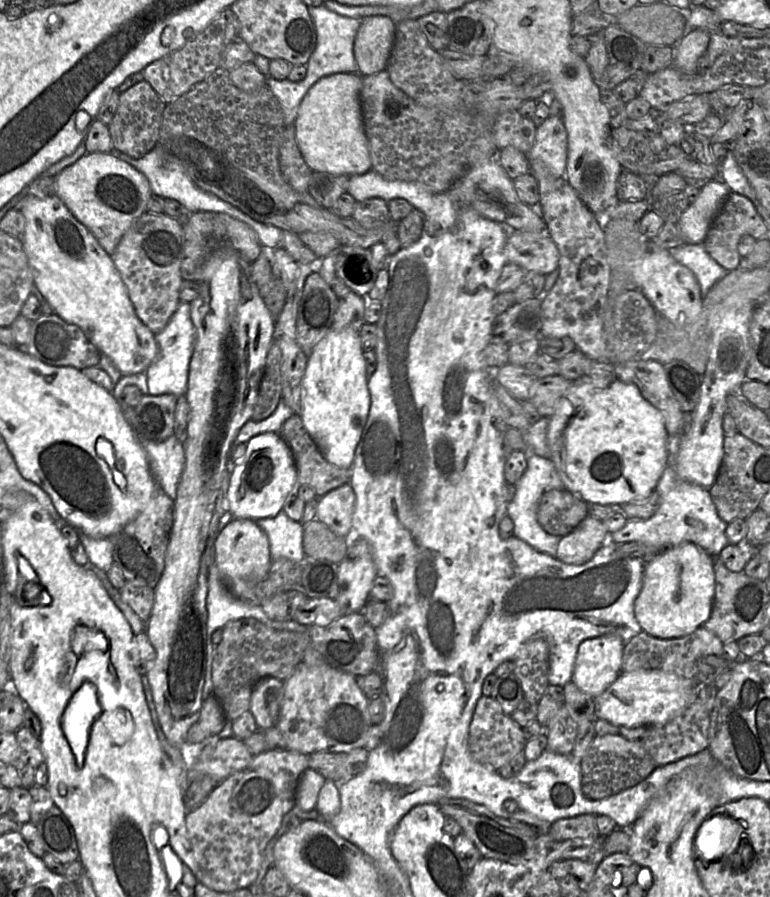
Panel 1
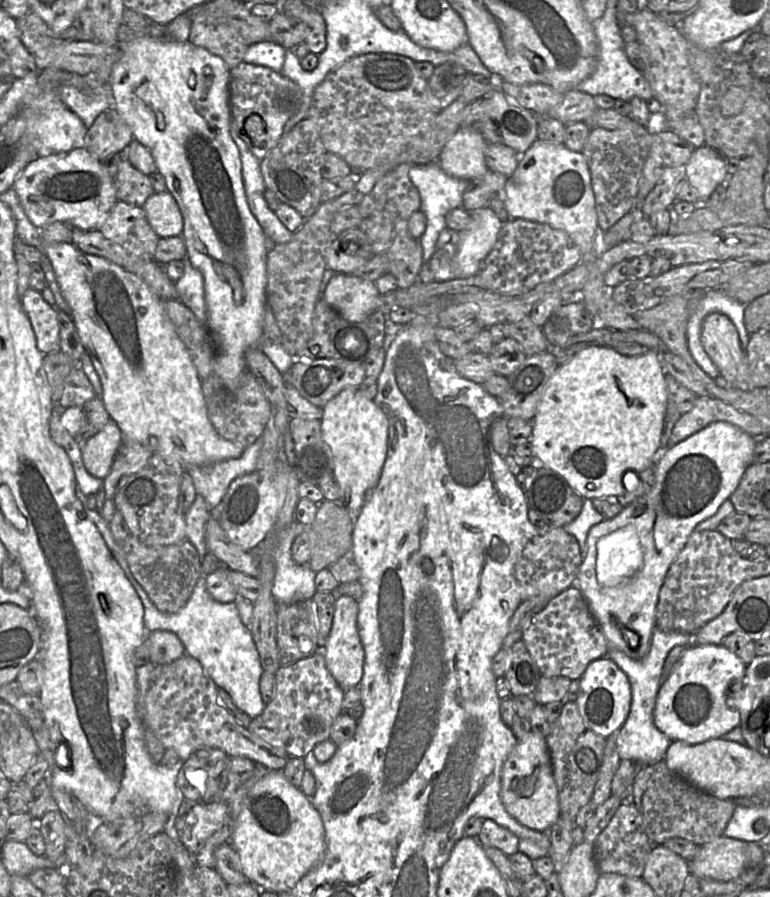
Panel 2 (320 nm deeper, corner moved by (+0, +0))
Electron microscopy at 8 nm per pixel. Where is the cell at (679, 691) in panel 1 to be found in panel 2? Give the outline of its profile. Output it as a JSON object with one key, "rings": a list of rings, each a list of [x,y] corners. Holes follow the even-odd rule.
{"rings":[[[723,644],[693,645],[688,647],[674,665],[668,679],[661,684],[654,708],[656,727],[671,741],[684,741],[699,744],[707,740],[720,738],[740,725],[740,713],[737,708],[727,704],[728,689],[731,683],[742,678],[747,665]]]}

